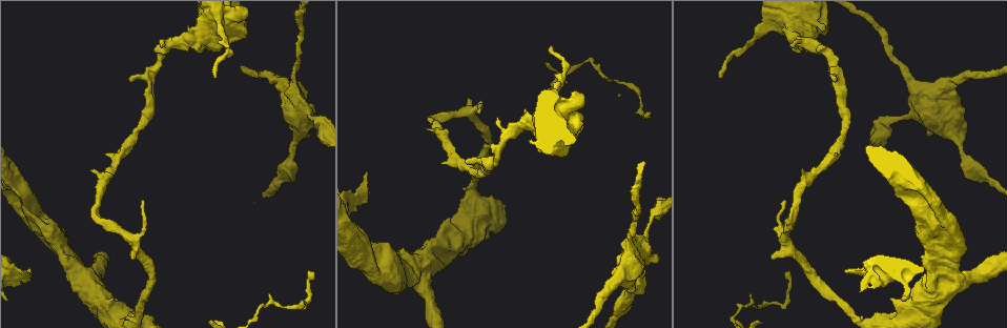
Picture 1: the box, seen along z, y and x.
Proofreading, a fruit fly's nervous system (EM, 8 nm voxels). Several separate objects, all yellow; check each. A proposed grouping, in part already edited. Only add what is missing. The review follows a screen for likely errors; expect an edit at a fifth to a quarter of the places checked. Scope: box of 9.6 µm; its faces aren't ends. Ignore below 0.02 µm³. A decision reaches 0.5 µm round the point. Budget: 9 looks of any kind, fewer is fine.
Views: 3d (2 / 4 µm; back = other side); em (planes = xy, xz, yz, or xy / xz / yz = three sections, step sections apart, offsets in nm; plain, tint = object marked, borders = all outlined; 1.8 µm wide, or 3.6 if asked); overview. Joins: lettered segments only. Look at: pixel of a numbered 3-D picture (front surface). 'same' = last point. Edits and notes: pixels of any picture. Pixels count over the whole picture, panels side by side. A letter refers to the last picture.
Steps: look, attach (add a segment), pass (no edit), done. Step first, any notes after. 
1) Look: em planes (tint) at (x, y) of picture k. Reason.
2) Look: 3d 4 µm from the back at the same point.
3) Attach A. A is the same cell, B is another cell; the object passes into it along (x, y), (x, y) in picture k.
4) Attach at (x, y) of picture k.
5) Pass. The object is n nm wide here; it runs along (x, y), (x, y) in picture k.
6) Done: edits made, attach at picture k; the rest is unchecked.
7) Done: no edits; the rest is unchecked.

Look: em planes (borders) at (244, 16) of picture 1. Thick turns thin.

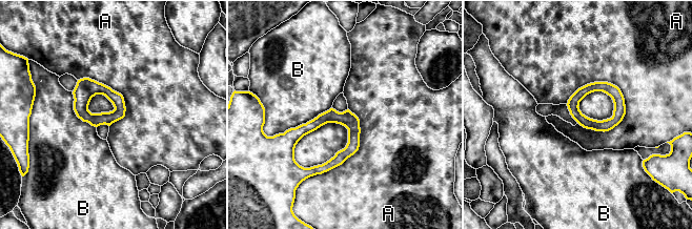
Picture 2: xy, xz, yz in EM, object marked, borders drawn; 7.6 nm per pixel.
Pass. The object is 90 nm wide here; A and B are other cells; no lettered segment goes on from it.

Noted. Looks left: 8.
Look: em xy step 4 (borders) at (927, 135) of picture 1. Thin end.

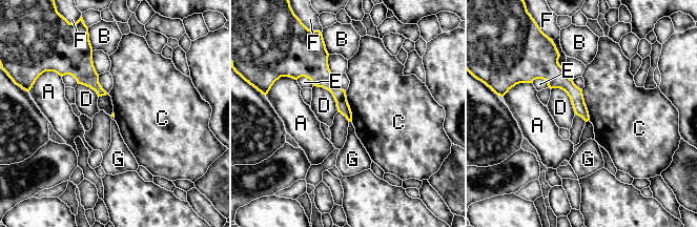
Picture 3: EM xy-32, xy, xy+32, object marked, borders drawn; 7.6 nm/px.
Look: em planes (borders) at the same point.

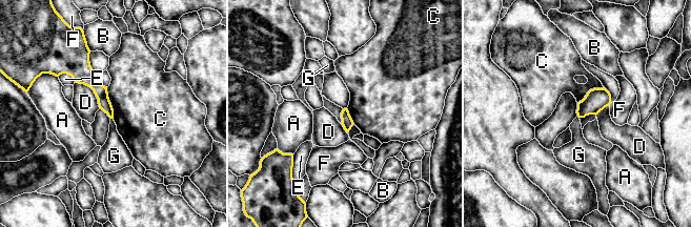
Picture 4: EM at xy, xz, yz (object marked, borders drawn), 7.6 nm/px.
Pass. The object is 90 nm wide here; A, B, C, D, E, F and G are other cells; a border runs along (106, 87), (114, 118) in picture 4; none of them fits.

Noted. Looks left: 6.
Look: em 3.6 µm xz step 4 (tint) at (923, 260) of picture 1. Branch stops here.

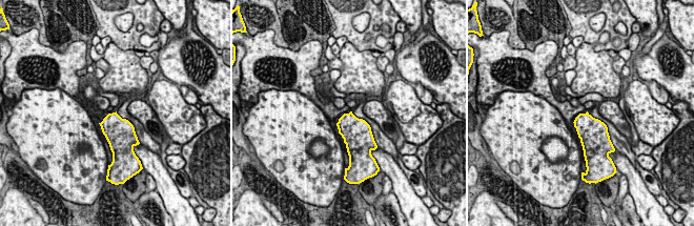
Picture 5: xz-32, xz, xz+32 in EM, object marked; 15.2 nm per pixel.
Look: em 3.6 µm planes (borders) at the same point. Cut it another way.

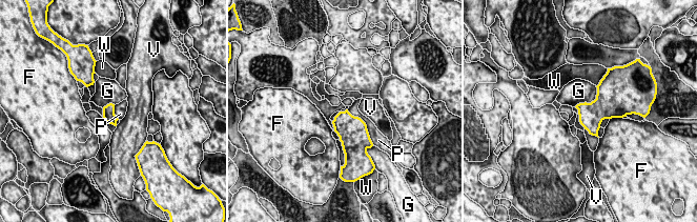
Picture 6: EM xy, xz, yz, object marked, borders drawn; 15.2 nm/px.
Pass. F, G, P, V and W are other cells; a border runs along (347, 109), (365, 123), (370, 139) in picture 6; none of them fits.

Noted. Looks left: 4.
Look: 3d 4 µm at (368, 173) of picture 1. Free end.

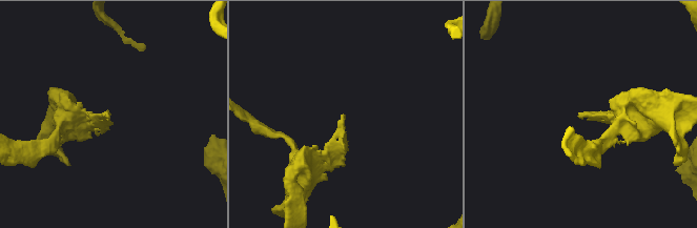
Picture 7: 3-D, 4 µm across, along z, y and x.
Look: em planes (borders) at (105, 117) of picture 7. Now the EM.

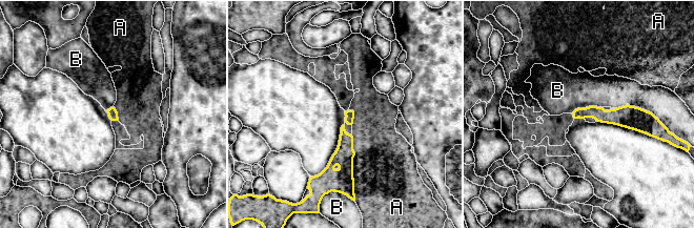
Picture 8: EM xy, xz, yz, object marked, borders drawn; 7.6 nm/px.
Attach A. A is the same cell, B is another cell; the neuron continues.

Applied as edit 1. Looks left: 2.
Done: edits made, attach at picture 8; the rest is unchecked.

